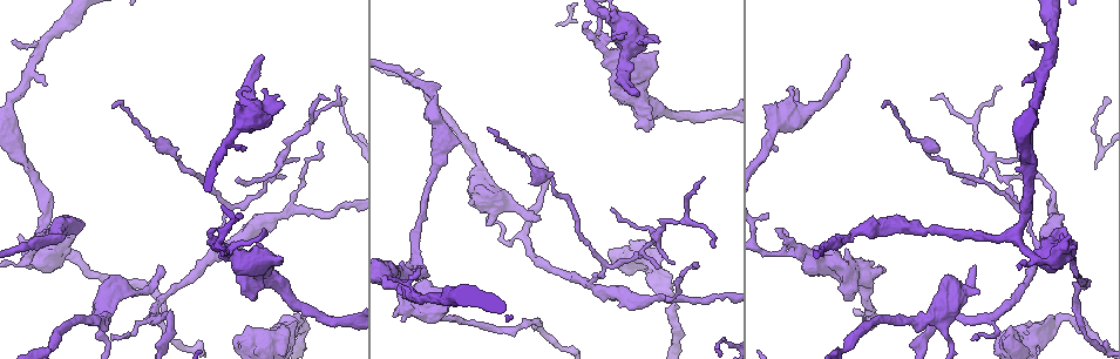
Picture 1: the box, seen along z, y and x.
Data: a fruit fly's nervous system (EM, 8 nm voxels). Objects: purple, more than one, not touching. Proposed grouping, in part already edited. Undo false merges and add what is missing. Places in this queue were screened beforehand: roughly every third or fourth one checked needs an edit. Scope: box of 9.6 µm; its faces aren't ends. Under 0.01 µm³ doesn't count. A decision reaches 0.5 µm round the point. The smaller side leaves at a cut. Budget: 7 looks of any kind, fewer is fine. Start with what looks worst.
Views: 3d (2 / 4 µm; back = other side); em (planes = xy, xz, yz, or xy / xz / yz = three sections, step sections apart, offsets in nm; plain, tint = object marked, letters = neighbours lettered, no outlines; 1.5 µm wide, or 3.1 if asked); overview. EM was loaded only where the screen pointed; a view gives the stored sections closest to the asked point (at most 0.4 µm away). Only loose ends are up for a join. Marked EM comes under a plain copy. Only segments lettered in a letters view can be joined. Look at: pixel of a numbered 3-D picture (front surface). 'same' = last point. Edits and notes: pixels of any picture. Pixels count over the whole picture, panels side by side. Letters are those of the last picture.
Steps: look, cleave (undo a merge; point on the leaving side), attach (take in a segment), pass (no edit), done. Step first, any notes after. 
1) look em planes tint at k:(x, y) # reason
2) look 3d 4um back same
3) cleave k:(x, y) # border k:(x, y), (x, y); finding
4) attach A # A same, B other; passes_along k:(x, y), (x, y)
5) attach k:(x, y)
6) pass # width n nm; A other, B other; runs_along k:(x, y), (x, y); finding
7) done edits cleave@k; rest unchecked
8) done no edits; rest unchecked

look em planes letters at 1:(534, 220) # an open end

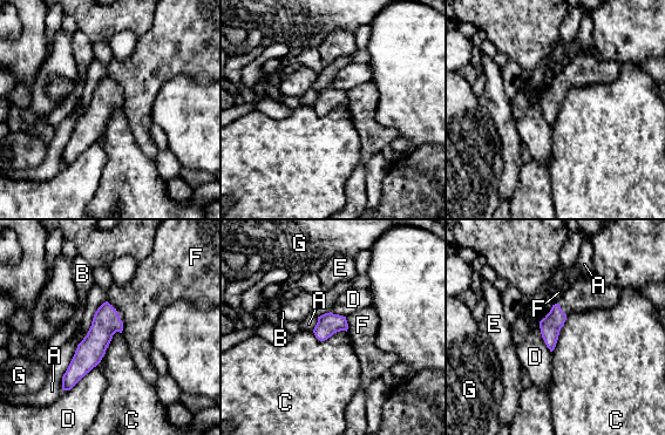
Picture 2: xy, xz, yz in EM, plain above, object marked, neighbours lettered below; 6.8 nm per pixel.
pass # longest_contact A 360 nm; A other, B other, C other, D other, E other, F other, G other; runs_along 2:(106, 305), (101, 333), (65, 387); none of them fits

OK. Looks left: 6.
look em xy step 8 letters at 1:(783, 230) # thin end

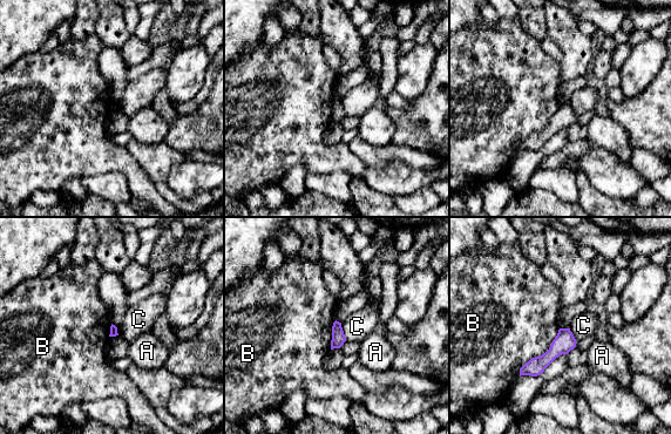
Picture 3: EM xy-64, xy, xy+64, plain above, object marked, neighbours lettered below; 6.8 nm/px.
pass # A other, B other, C other; border 3:(340, 324), (346, 339); no lettered segment goes on from it

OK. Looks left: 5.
look em planes letters at 1:(999, 86)

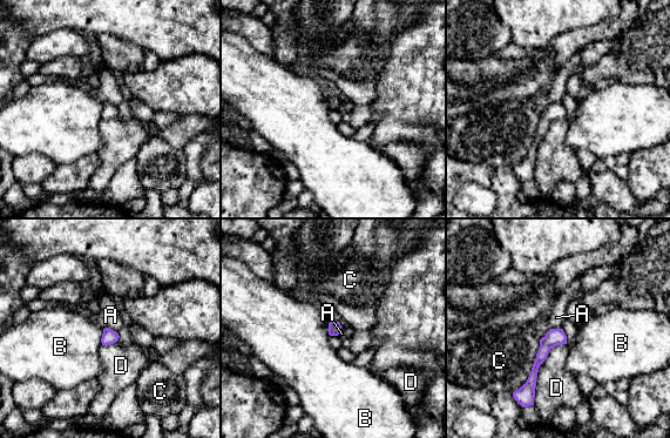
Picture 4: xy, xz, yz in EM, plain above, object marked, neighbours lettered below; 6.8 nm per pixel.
pass # width 80 nm; A other, B other, C other, D other; border 4:(102, 329), (110, 328), (116, 332); no lettered segment goes on from it

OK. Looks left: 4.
done no edits; rest unchecked

